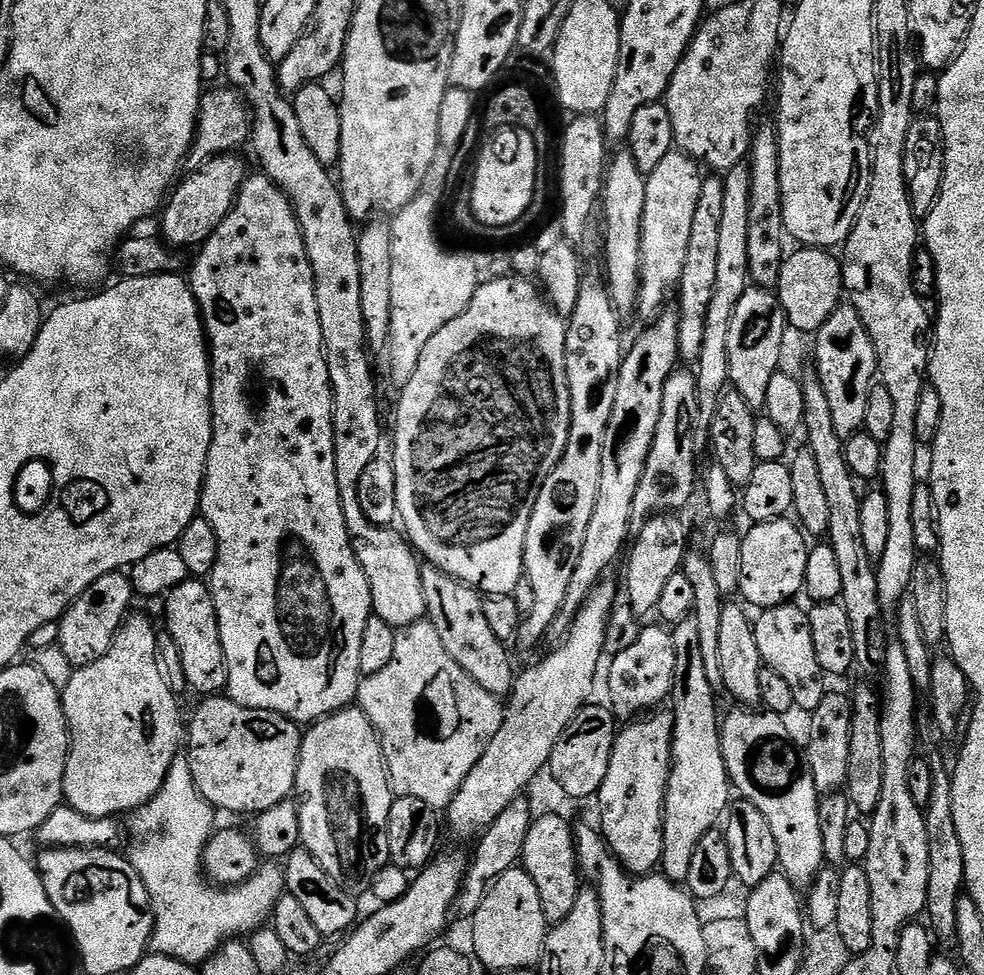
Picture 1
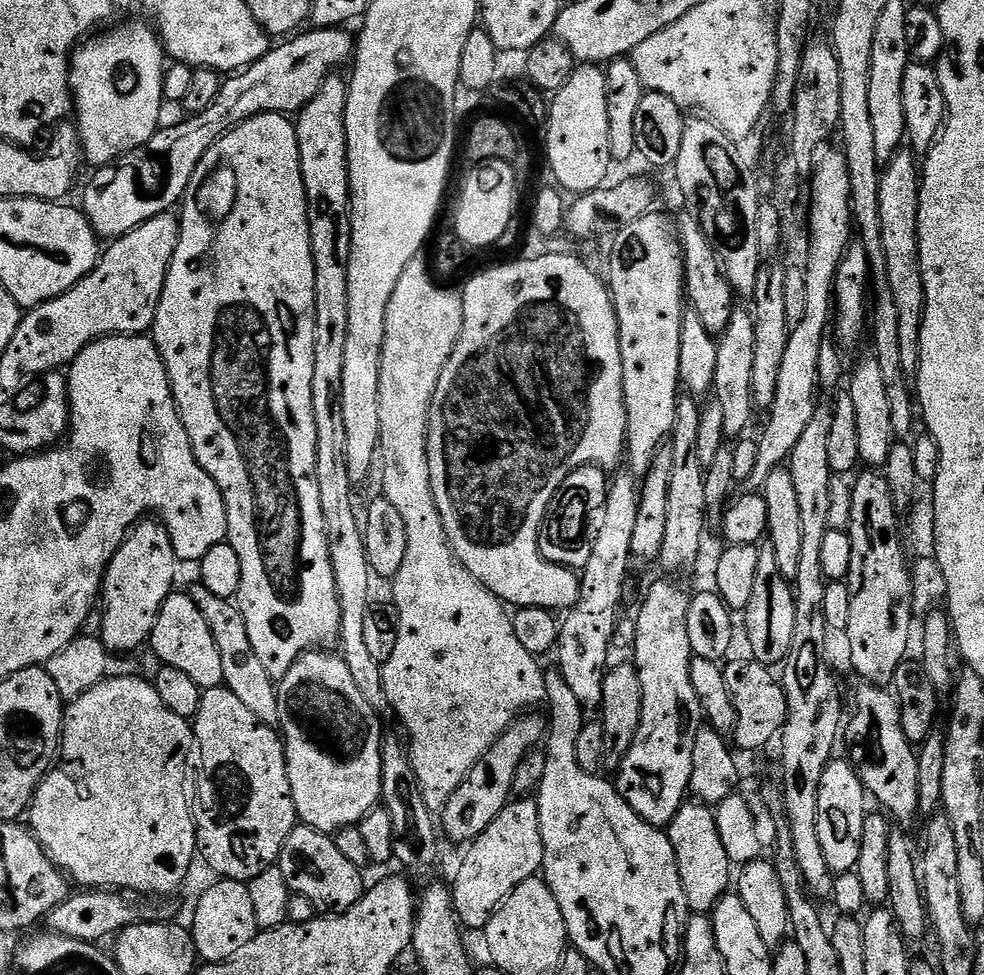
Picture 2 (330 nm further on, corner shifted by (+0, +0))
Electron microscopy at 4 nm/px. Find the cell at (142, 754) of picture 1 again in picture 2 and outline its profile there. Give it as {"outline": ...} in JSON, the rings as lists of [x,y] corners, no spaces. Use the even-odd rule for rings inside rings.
{"outline":[[[109,675],[101,684],[94,686],[94,690],[86,690],[86,694],[82,694],[77,700],[71,701],[64,709],[64,731],[60,733],[60,751],[58,753],[58,763],[44,777],[44,781],[36,788],[36,796],[32,800],[32,806],[26,813],[27,823],[30,825],[30,831],[35,836],[36,841],[44,847],[44,853],[47,854],[56,864],[57,868],[69,877],[73,885],[79,886],[84,890],[123,890],[128,894],[139,894],[144,898],[168,898],[176,892],[184,884],[184,879],[188,876],[188,871],[192,868],[192,859],[195,861],[198,856],[196,846],[196,822],[194,819],[193,809],[188,809],[188,796],[184,793],[184,783],[188,780],[188,755],[194,752],[194,728],[186,718],[178,718],[178,714],[174,714],[174,710],[166,710],[166,706],[162,702],[162,698],[158,698],[158,690],[155,683],[151,679],[143,680],[140,676],[115,676]]]}

